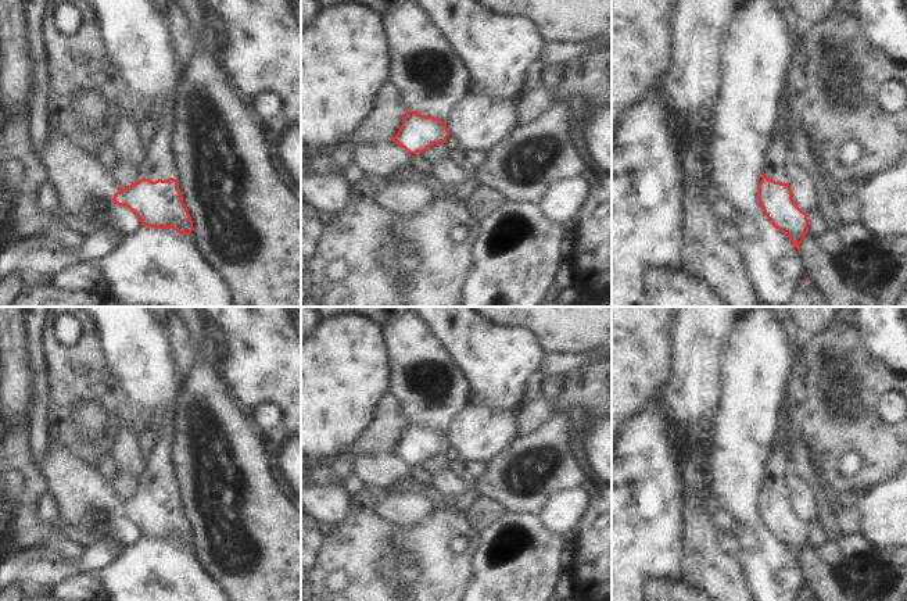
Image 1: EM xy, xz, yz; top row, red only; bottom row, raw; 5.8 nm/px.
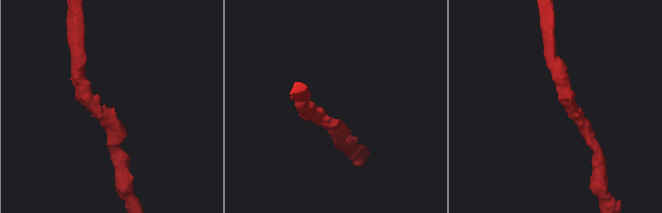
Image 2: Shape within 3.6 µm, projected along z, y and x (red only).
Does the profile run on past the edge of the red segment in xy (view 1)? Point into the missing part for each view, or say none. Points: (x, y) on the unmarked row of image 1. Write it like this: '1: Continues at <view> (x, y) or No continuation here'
1: Continues at xy (158, 473).

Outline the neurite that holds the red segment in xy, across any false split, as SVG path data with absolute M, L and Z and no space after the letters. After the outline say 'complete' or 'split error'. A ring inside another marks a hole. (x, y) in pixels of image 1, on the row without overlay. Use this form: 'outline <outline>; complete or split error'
outline M171 405L157 418L155 440L150 444L150 458L130 498L119 498L112 514L125 516L141 532L141 537L172 539L191 545L193 532L183 514L178 484L169 457L172 446Z; split error

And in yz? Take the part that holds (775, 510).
outline M784 401L777 419L777 440L764 468L759 514L772 537L786 545L800 562L799 555L809 543L809 530L795 515L789 497L788 475L792 472L792 464L785 451L792 440L789 416L791 408Z; split error

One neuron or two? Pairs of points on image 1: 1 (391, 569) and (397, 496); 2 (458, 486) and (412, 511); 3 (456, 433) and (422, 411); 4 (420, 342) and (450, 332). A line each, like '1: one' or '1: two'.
1: one
2: two
3: two
4: two

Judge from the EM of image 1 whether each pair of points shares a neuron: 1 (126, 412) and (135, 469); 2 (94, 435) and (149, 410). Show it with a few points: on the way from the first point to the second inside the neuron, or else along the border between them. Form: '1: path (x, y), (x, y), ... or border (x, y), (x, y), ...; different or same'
1: border (107, 436), (119, 425), (132, 425), (143, 442); different
2: border (121, 386), (144, 432), (144, 440); different

